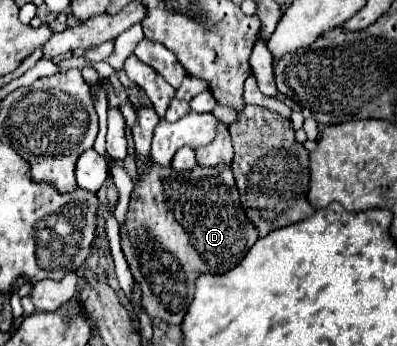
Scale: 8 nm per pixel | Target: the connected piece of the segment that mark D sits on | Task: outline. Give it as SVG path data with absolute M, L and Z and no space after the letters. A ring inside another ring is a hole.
M230 163L216 167L196 167L190 171L176 171L172 167L150 165L138 187L132 191L128 221L122 229L122 251L130 265L132 275L142 287L142 305L150 319L162 319L170 325L182 325L188 307L194 299L194 283L204 275L224 275L234 269L248 249L258 241L258 231L246 217L238 189L232 177ZM164 253L170 253L176 265L164 265Z

